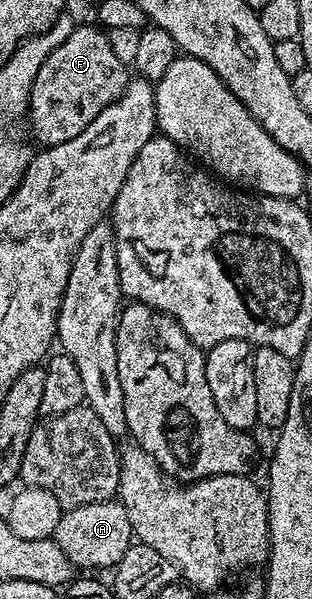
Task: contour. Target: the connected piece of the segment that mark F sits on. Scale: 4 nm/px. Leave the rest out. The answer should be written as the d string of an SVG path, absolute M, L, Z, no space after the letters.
M76 25L69 40L45 56L45 64L41 64L31 85L25 122L31 125L31 134L40 142L38 145L56 146L73 140L73 136L81 136L100 112L123 95L129 81L127 70L128 63L117 60L106 33L98 25Z

